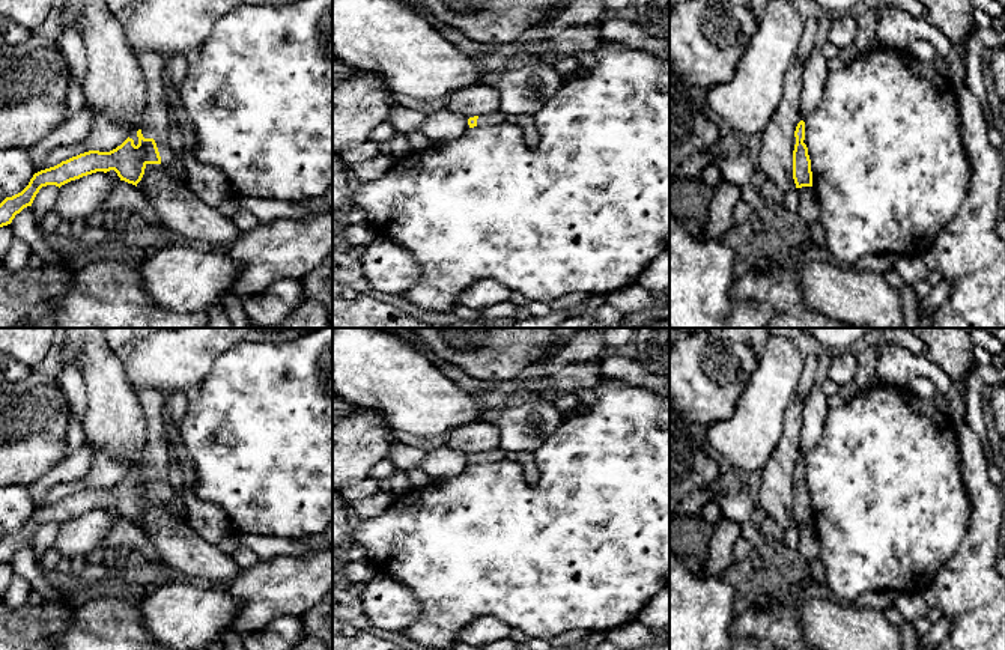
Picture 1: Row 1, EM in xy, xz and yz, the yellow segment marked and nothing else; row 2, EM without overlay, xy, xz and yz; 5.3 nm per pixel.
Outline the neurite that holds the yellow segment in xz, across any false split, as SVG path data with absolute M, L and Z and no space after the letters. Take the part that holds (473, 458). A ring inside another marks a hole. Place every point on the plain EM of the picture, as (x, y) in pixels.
M496 447L489 451L480 451L468 456L469 465L474 463L492 463L498 460L504 460L507 456L507 451L504 451L501 447Z

